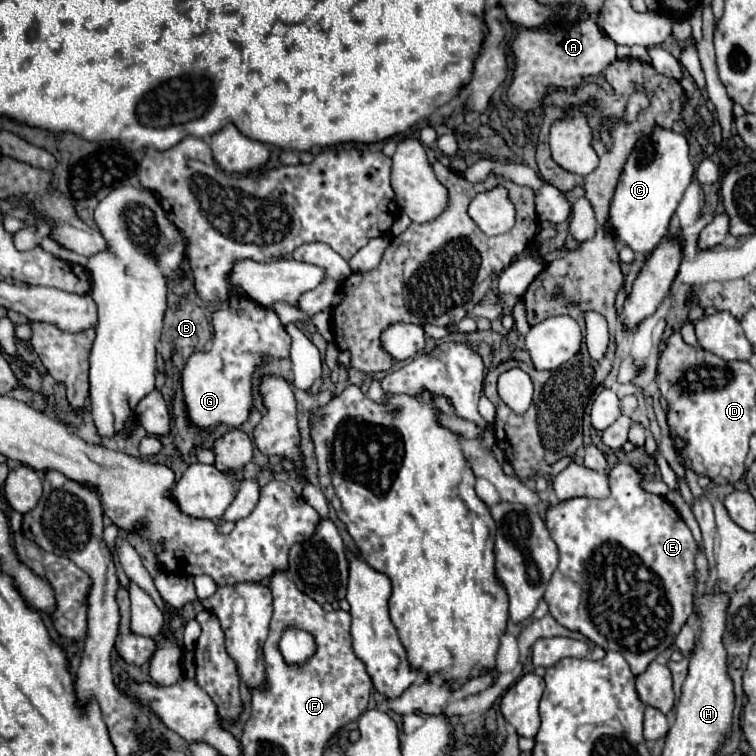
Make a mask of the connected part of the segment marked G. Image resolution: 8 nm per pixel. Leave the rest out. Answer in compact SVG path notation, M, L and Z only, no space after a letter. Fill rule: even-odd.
M231 295L229 307L213 311L213 329L211 349L195 351L181 373L185 403L191 421L199 427L213 427L217 423L239 427L253 409L251 379L255 369L267 359L289 357L291 337L273 309L263 307L245 295Z

